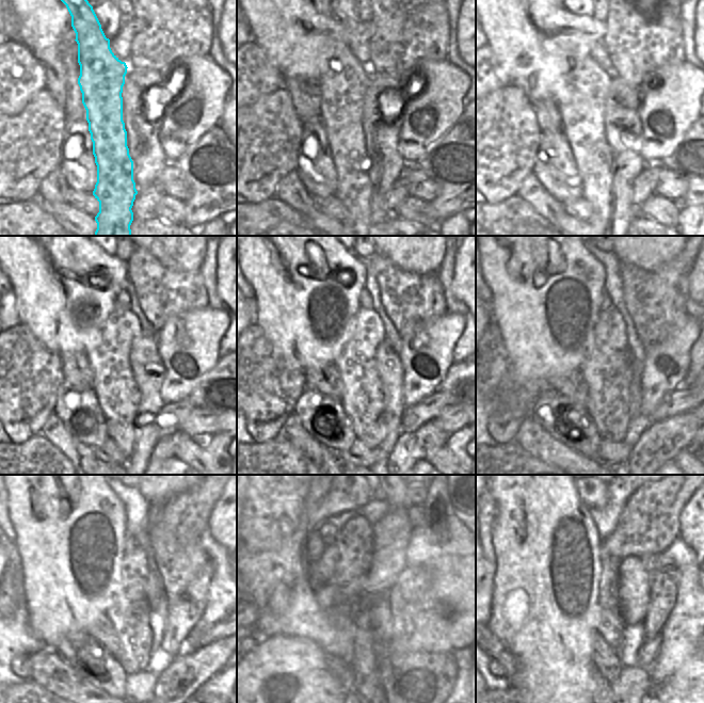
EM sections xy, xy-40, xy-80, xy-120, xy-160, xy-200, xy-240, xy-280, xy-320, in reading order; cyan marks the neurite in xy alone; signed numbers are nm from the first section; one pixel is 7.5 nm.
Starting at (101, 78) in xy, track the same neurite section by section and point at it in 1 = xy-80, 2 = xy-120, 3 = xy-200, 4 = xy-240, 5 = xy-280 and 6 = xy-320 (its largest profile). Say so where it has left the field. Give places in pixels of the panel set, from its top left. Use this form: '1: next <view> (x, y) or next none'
1: next xy-80 (582, 110)
2: next xy-120 (118, 396)
3: next xy-200 (606, 370)
4: next xy-240 (130, 613)
5: next xy-280 (370, 620)
6: next xy-320 (611, 624)

